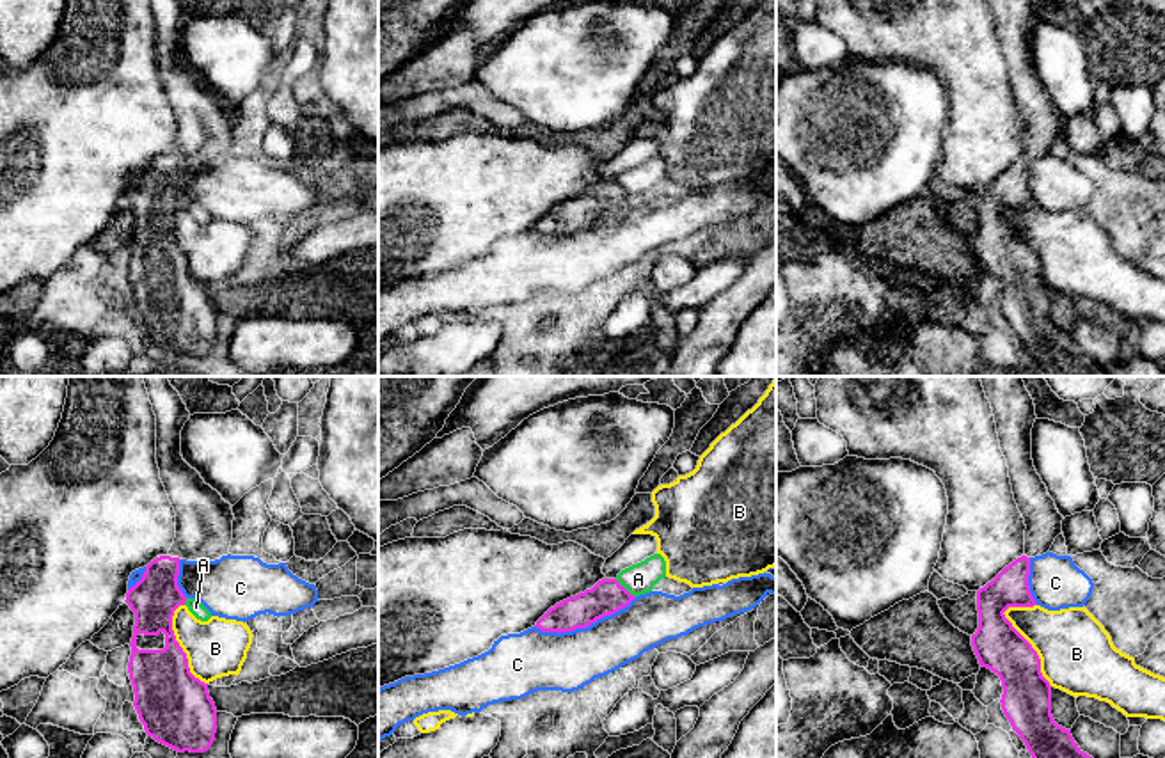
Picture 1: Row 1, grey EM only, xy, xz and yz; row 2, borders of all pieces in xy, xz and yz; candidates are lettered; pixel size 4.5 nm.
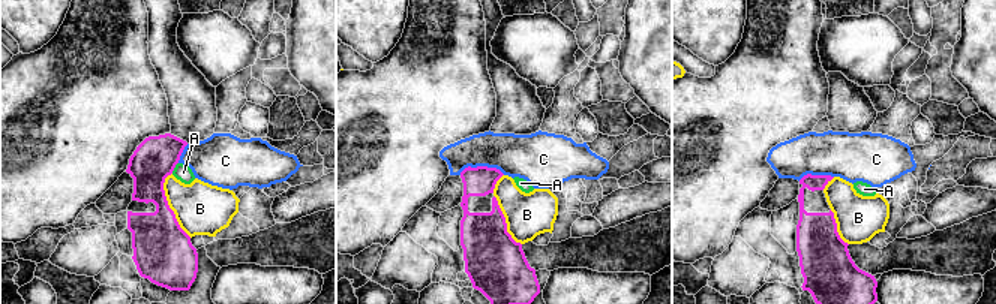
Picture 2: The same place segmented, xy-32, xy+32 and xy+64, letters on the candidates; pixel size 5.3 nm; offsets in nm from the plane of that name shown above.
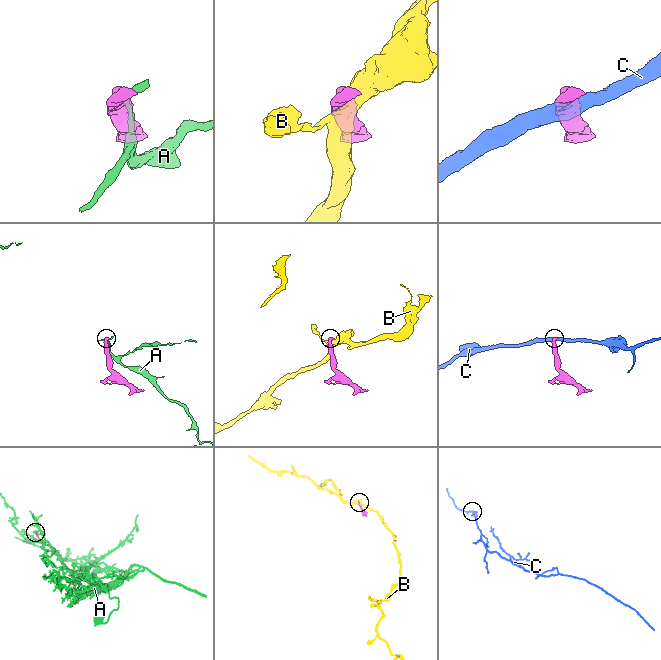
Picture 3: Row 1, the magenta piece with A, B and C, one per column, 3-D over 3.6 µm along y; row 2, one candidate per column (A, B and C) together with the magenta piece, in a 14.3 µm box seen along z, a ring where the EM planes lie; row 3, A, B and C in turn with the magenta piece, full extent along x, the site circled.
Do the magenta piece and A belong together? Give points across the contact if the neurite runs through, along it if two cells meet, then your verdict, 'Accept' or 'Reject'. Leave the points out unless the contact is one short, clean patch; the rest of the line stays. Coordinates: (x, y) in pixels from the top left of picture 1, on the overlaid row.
Boundary: xz (615, 579), (634, 597). Reject

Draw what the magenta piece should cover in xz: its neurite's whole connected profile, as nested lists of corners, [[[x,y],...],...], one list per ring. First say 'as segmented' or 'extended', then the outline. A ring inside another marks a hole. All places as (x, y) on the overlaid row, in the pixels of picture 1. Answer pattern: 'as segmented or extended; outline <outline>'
as segmented; outline [[[602,579],[591,589],[551,607],[535,627],[542,632],[558,634],[586,628],[627,607],[634,598],[616,579]]]

